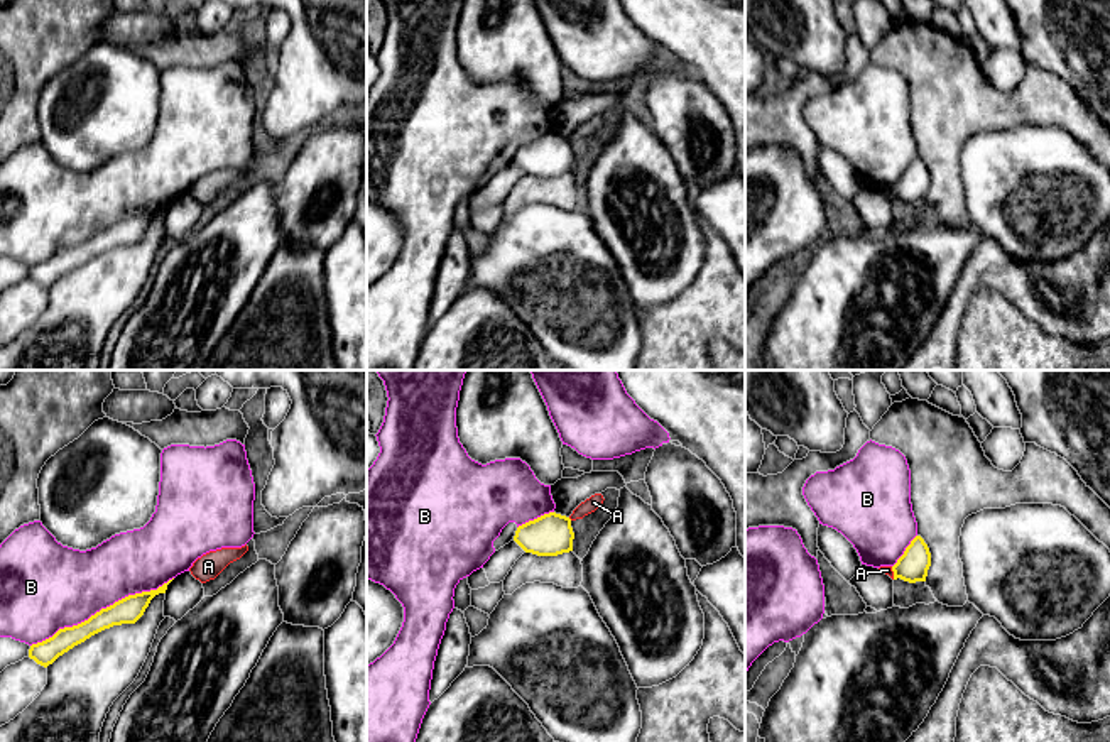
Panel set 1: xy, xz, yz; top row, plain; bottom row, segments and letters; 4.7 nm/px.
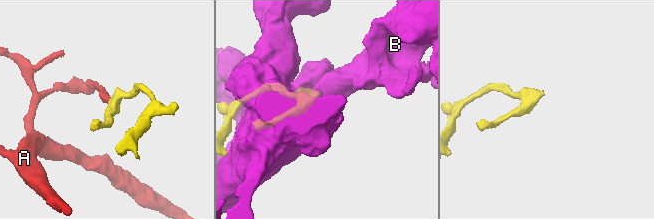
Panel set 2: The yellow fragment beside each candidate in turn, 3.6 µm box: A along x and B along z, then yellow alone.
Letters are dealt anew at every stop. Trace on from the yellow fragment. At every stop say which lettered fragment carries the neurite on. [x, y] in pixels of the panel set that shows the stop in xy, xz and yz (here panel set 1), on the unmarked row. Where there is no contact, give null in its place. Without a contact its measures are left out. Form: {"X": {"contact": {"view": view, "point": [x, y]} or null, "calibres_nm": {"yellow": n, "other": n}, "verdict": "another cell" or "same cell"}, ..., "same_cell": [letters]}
{"A": {"contact": {"view": "yz", "point": [894, 195]}, "calibres_nm": {"yellow": 150, "other": 50}, "verdict": "another cell"}, "B": {"contact": {"view": "xy", "point": [102, 230]}, "calibres_nm": {"yellow": 130, "other": 400}, "verdict": "another cell"}, "same_cell": []}

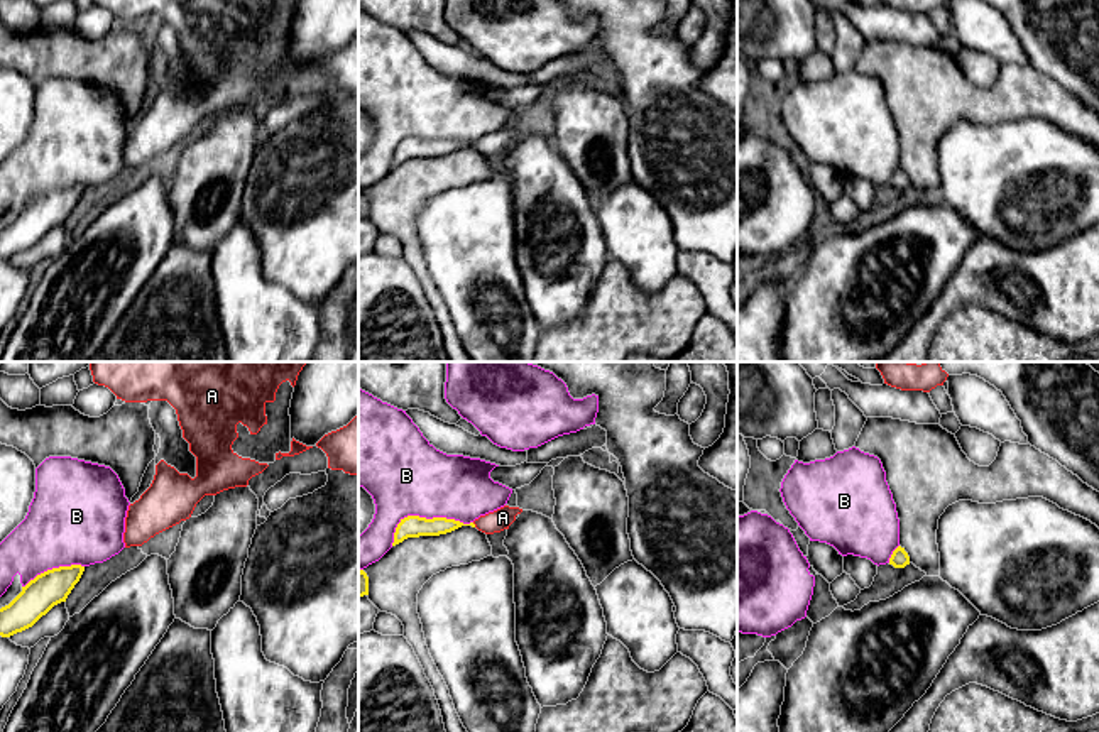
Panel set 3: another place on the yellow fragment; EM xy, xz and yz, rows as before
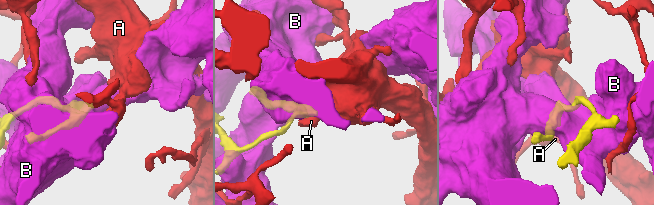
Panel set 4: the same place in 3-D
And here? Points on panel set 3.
{"A": {"contact": {"view": "xz", "point": [474, 146]}, "calibres_nm": {"yellow": 90, "other": 100}, "verdict": "same cell"}, "B": {"contact": {"view": "xz", "point": [425, 139]}, "calibres_nm": {"yellow": 110, "other": 380}, "verdict": "another cell"}, "same_cell": ["A"]}

